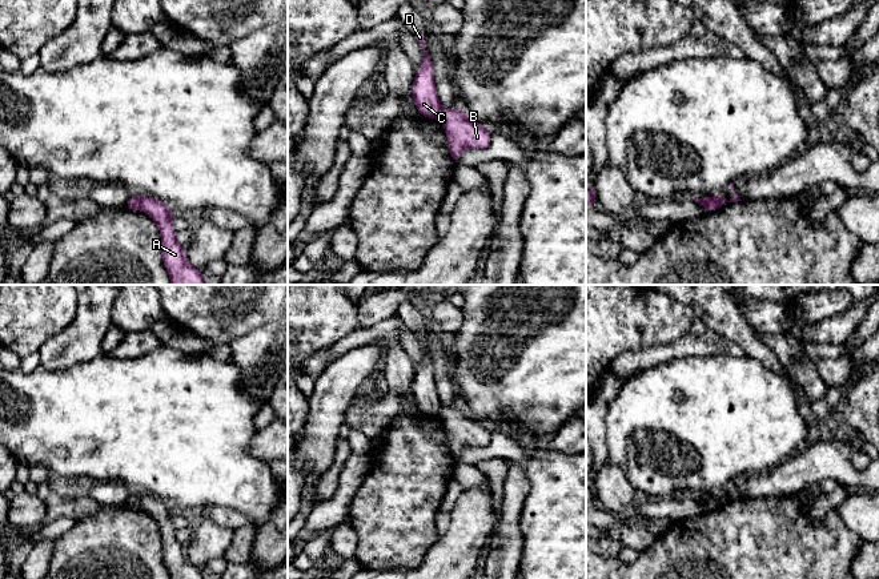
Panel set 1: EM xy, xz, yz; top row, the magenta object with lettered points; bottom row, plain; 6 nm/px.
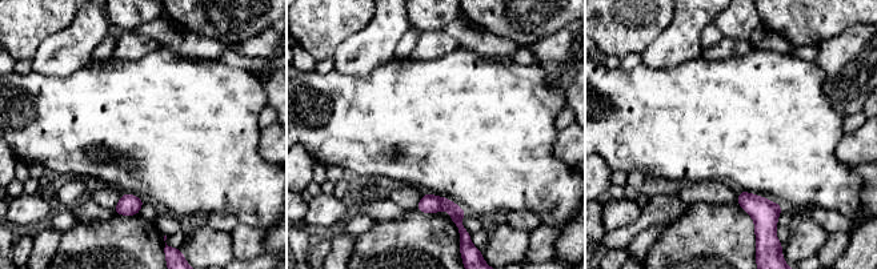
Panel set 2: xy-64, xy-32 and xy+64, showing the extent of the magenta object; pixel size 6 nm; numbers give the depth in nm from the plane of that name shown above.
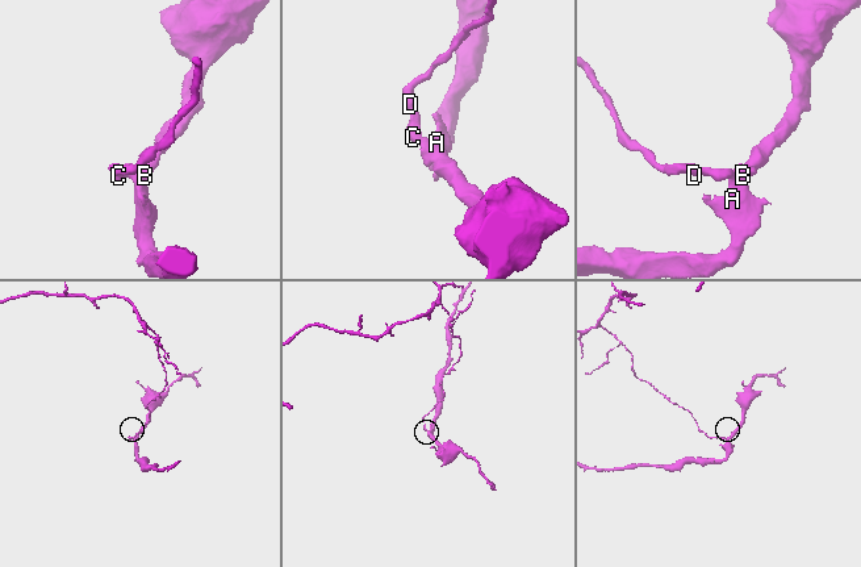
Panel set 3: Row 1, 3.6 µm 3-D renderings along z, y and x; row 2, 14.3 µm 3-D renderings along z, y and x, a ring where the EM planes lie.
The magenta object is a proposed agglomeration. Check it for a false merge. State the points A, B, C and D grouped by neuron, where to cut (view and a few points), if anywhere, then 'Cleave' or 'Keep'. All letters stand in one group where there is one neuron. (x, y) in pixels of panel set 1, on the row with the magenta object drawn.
Groups: A B / C D. Split along xy (141, 196), (141, 206), (139, 209). Cleave

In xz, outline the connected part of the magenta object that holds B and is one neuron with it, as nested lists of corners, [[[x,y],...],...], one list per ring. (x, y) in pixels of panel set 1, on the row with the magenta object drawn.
[[[458,106],[442,108],[438,120],[445,128],[454,164],[459,164],[461,153],[465,149],[486,149],[490,145],[490,129],[471,120]]]

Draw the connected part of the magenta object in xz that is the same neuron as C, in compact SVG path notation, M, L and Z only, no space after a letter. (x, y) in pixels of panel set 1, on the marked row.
M418 32L414 36L422 49L424 64L421 69L414 75L412 87L413 100L417 110L424 117L438 118L442 110L442 105L437 96L434 67L426 48L426 35L424 32Z

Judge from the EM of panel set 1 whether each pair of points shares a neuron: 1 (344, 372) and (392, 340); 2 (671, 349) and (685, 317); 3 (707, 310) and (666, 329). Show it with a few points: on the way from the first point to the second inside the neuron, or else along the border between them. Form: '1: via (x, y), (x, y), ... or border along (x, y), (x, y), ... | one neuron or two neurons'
1: border along (353, 348), (381, 341), (382, 366) | two neurons
2: border along (686, 333), (674, 340), (646, 348) | two neurons
3: border along (671, 298), (685, 302), (695, 317) | two neurons

